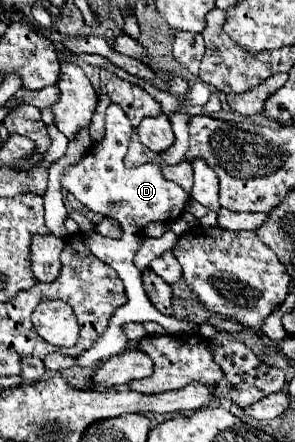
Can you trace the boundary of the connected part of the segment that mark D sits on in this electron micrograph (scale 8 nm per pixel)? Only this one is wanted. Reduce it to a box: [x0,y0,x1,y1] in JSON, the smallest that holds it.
[62,105,198,367]

